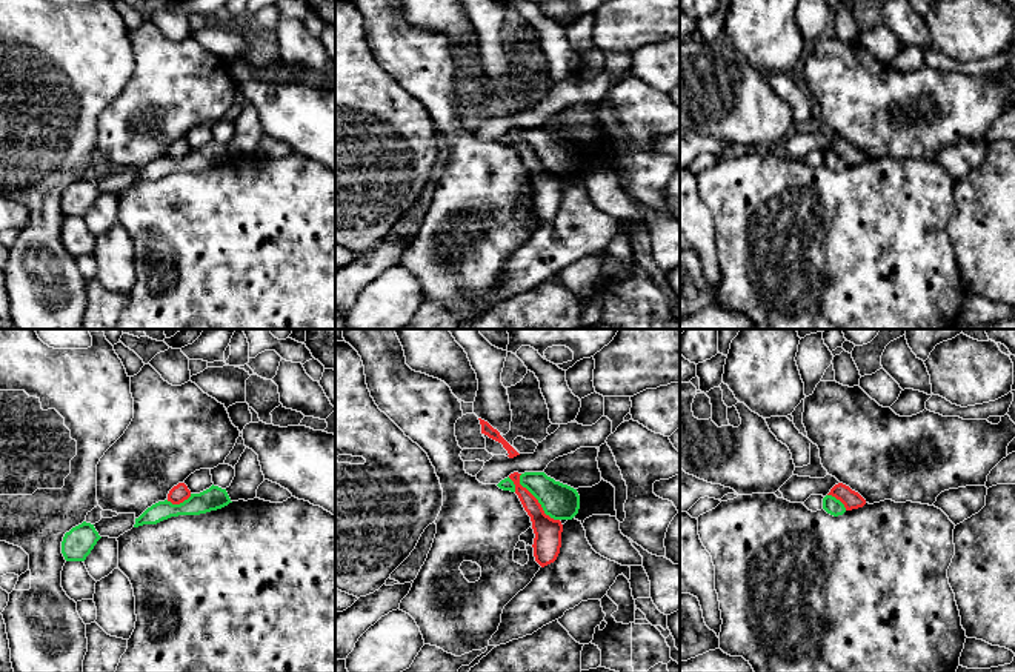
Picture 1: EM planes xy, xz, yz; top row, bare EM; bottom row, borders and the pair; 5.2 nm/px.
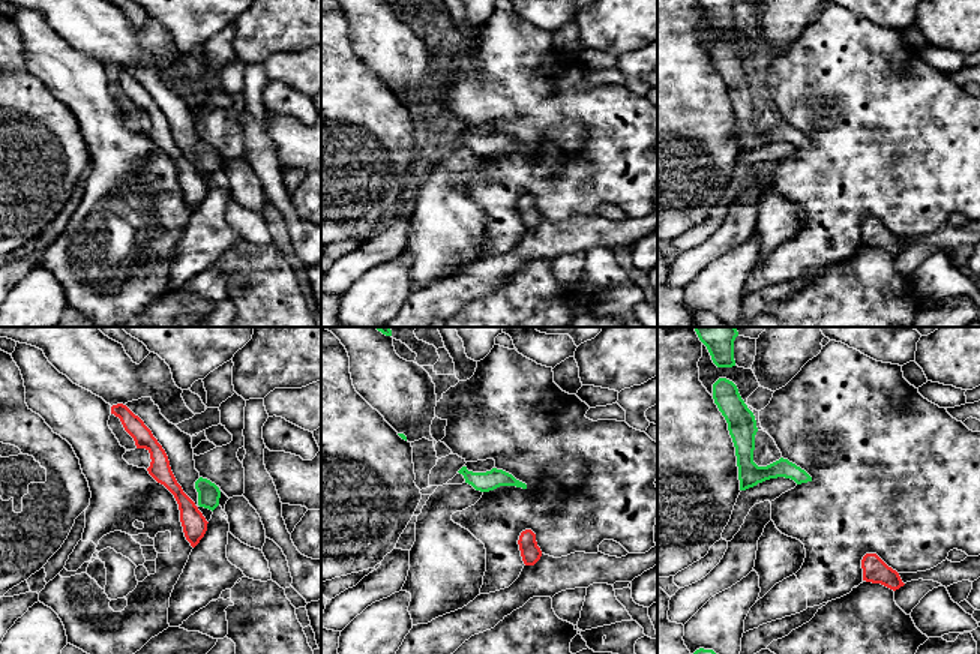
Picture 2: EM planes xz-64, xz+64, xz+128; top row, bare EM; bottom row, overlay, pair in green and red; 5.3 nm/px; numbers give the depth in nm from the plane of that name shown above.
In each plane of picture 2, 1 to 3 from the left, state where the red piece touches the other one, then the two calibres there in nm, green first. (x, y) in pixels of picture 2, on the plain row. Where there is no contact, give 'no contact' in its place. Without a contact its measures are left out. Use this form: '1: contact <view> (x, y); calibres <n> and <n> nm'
1: no contact
2: no contact
3: no contact

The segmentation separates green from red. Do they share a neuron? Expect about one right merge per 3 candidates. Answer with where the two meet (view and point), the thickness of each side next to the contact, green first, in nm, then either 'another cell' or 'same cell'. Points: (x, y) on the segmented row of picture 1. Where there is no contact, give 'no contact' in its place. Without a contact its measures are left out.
xz (537, 499) | 190/140 nm | another cell

